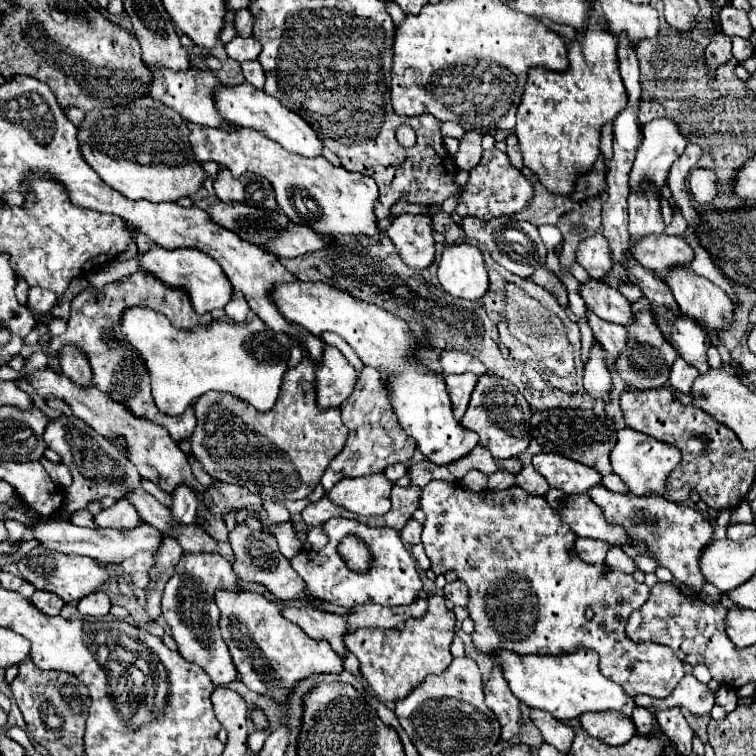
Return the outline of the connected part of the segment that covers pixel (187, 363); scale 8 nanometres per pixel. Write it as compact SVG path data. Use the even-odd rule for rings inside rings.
M128 307L120 323L106 327L104 333L112 343L124 343L142 357L150 375L154 403L170 417L182 415L208 391L232 393L258 411L272 409L280 393L290 347L294 345L290 337L270 331L254 313L250 313L244 323L234 323L226 317L182 331L174 327L166 315L150 311L150 307Z

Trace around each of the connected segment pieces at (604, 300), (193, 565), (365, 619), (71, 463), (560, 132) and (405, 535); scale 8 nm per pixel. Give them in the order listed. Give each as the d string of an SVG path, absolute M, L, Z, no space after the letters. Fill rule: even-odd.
M590 279L588 283L580 285L580 293L586 301L586 307L600 319L624 327L634 321L632 303L618 289L612 289L608 285Z
M186 553L180 559L180 563L176 565L172 579L166 583L164 597L162 597L162 617L172 627L172 637L178 643L178 653L184 659L200 665L210 675L210 679L216 687L226 685L226 683L236 679L236 667L232 663L232 657L228 655L228 647L226 647L222 635L212 635L212 629L218 627L218 607L214 601L214 591L222 589L222 587L236 589L236 573L234 573L228 559L224 559L218 553Z
M420 597L410 607L378 607L378 605L362 605L356 607L352 615L348 615L348 629L356 631L358 627L384 627L392 629L398 623L404 623L410 617L420 619L420 615L426 615L428 611L428 599Z
M62 415L58 419L50 419L44 431L44 441L50 449L54 449L60 457L62 463L68 465L74 483L66 489L64 493L64 503L66 503L66 511L72 515L78 509L87 509L88 504L94 501L100 501L104 495L110 495L114 499L124 499L126 491L134 489L134 487L142 487L142 475L138 475L138 469L134 467L134 463L130 463L130 459L126 459L126 443L122 443L122 439L106 439L98 433L94 433L92 427L86 427L86 423L82 423L82 419L78 417L68 417Z
M594 11L590 17L590 25L584 33L578 33L578 41L572 41L568 47L570 69L566 73L546 71L544 67L532 67L528 71L526 91L522 95L522 103L518 107L518 121L516 121L516 137L520 141L524 165L536 173L538 181L554 195L572 195L574 193L574 179L578 175L586 175L590 167L594 167L600 155L600 129L608 121L612 121L628 103L628 93L620 77L620 63L616 55L616 39L606 31L604 17L600 11Z
M410 519L408 523L406 523L406 527L402 529L402 539L406 541L406 543L410 543L410 545L414 545L414 543L418 543L418 521L416 519Z

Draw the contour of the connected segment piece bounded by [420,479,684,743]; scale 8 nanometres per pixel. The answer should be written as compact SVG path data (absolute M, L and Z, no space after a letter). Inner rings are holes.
M430 481L422 489L420 509L426 513L422 543L426 555L432 563L432 571L446 573L454 569L458 579L462 579L470 591L468 611L474 621L472 643L480 653L486 653L494 667L490 679L484 685L486 705L492 709L496 719L502 725L500 741L512 741L514 735L522 729L520 701L510 691L502 663L498 661L496 651L512 651L518 655L566 655L582 647L590 647L600 655L602 673L620 683L630 697L646 693L650 697L666 699L672 695L678 681L684 677L684 663L670 651L670 647L654 643L634 643L624 633L624 625L632 611L640 609L650 595L650 589L644 583L636 583L632 575L608 571L604 565L582 563L574 553L576 535L562 523L554 509L550 509L544 497L530 495L520 487L510 487L504 491L486 489L482 493L472 493L460 483L448 481ZM522 581L522 587L506 587L506 583ZM586 609L594 611L592 619L586 619Z

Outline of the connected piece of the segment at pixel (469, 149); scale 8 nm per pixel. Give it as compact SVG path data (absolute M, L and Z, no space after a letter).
M468 131L462 139L460 139L460 149L454 155L454 163L458 165L458 169L462 171L470 171L482 157L482 135Z

